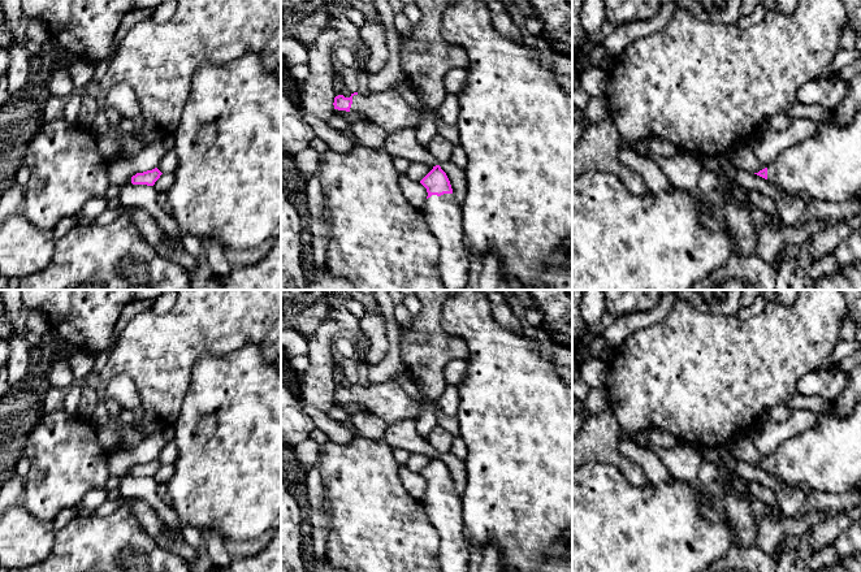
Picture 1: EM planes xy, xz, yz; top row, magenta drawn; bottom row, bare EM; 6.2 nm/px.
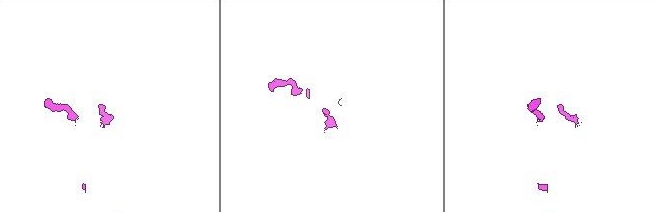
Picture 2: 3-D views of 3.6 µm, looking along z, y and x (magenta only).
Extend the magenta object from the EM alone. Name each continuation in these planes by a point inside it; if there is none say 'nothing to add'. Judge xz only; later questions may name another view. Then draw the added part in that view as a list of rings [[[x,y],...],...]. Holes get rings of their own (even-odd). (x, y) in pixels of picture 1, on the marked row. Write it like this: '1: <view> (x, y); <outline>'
1: xz (442, 213); [[[453,194],[432,195],[420,208],[440,246],[438,273],[445,290],[467,290],[471,254],[463,233],[460,204]]]

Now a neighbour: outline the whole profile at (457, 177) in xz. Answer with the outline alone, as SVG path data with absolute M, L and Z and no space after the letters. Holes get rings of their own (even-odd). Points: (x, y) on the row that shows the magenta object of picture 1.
M451 161L438 164L441 169L446 173L451 188L453 195L458 204L462 204L466 196L466 172L459 169Z

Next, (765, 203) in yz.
M747 191L747 199L750 203L758 205L765 213L769 213L771 216L779 216L776 204L771 198L765 196L758 191Z

